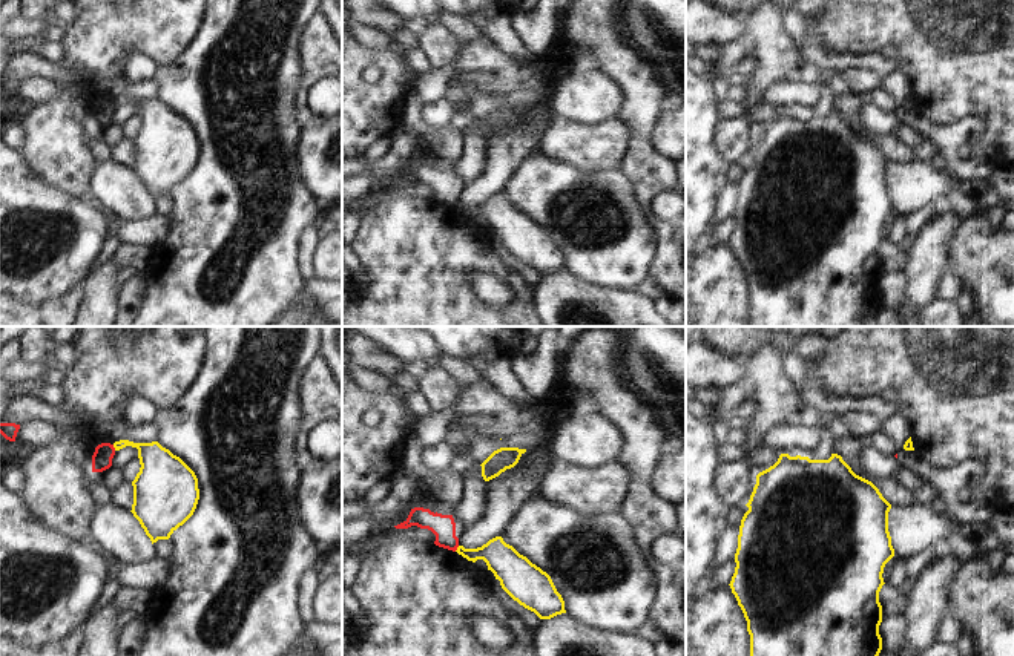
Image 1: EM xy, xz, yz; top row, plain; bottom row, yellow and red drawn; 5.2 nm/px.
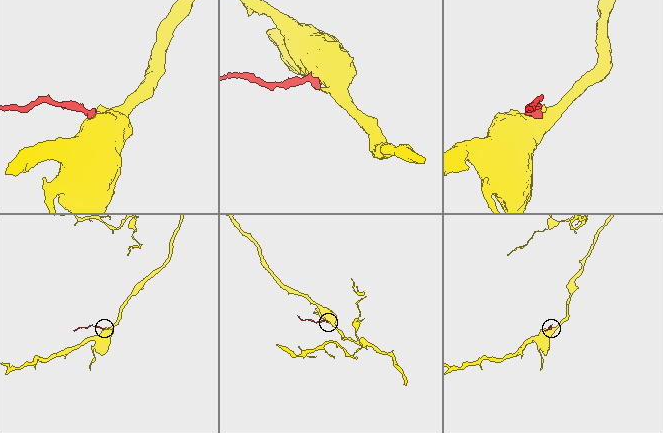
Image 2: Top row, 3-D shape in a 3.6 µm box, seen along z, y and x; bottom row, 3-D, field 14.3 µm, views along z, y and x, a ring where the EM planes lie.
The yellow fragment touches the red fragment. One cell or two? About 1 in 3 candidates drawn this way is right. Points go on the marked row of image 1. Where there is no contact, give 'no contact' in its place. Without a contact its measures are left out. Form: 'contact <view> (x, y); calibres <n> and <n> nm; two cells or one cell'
contact xy (114, 446); calibres 180 and 110 nm; two cells

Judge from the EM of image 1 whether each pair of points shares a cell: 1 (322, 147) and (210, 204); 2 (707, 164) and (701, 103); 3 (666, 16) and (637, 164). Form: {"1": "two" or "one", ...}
{"1": "two", "2": "one", "3": "two"}

